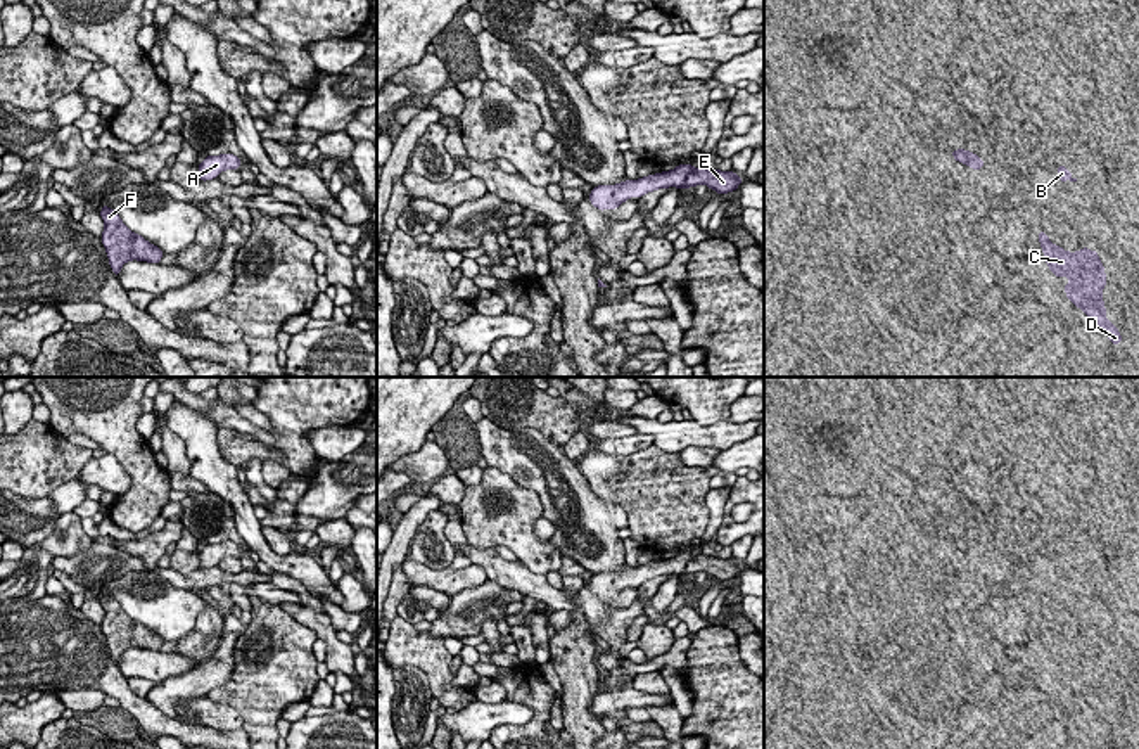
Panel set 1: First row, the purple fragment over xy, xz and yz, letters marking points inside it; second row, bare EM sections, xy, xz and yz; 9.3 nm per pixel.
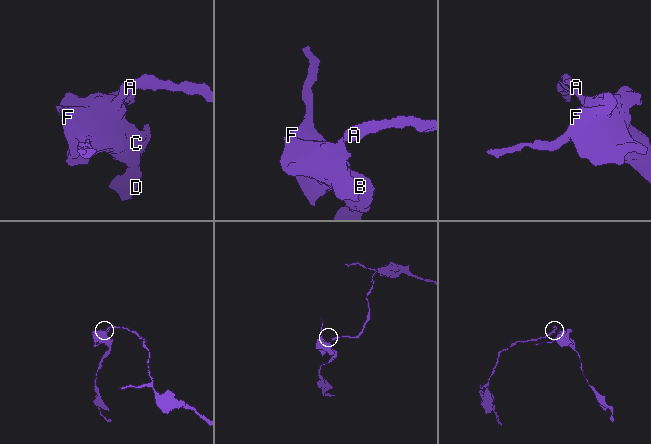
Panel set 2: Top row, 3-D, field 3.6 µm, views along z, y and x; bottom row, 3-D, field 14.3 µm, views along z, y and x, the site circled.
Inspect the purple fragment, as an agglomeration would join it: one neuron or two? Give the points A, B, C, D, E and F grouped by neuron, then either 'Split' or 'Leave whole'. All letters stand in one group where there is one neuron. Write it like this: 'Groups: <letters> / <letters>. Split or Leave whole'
Groups: A B C D E F. Leave whole

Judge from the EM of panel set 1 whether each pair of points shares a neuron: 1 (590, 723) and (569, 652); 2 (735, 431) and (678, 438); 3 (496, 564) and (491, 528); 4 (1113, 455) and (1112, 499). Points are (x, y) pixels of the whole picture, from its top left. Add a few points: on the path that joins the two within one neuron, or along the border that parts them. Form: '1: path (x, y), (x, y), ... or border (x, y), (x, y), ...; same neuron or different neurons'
1: path (578, 706), (578, 670); same neuron
2: path (721, 435), (692, 435); same neuron
3: border (469, 544), (491, 547); different neurons
4: border (1103, 485), (1113, 486), (1120, 493); different neurons

